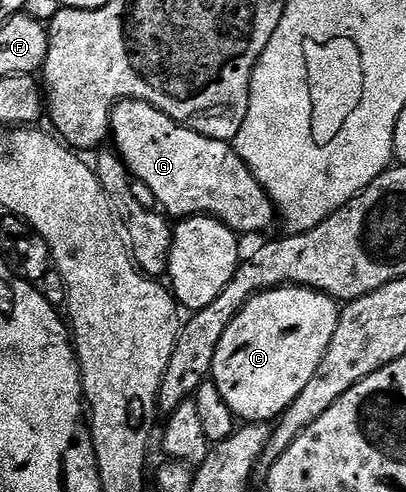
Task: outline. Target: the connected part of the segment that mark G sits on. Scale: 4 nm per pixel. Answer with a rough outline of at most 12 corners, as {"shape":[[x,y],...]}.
{"shape":[[117,101],[115,152],[169,218],[260,233],[276,207],[229,142]]}

